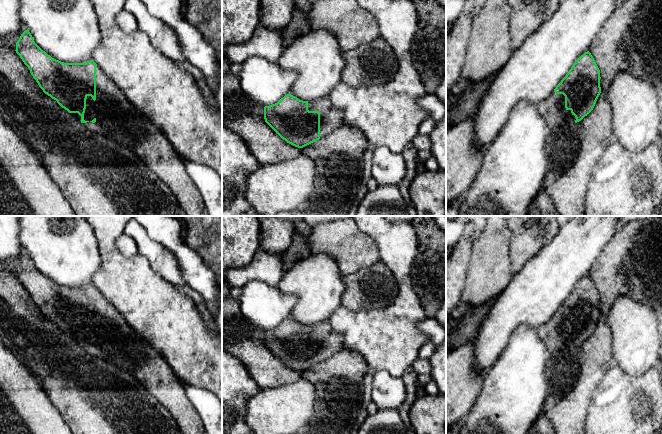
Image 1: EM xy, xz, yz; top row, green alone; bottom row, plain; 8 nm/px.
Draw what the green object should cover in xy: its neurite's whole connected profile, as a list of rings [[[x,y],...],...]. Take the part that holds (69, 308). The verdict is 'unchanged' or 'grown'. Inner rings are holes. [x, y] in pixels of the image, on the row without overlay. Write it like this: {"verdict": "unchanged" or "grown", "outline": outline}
{"verdict": "grown", "outline": [[[28,253],[16,266],[15,275],[43,316],[56,324],[84,351],[123,368],[134,369],[144,362],[145,341],[93,284],[85,287],[64,287],[56,284],[35,267]]]}

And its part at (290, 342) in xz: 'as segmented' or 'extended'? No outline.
extended

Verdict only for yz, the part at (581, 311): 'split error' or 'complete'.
split error

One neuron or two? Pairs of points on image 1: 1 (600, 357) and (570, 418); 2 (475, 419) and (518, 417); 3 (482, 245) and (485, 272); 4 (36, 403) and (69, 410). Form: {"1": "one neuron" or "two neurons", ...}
{"1": "one neuron", "2": "one neuron", "3": "one neuron", "4": "two neurons"}

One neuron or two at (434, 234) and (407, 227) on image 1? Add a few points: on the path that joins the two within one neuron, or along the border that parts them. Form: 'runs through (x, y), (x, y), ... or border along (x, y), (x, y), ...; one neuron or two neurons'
border along (413, 226), (416, 232), (417, 252); two neurons

